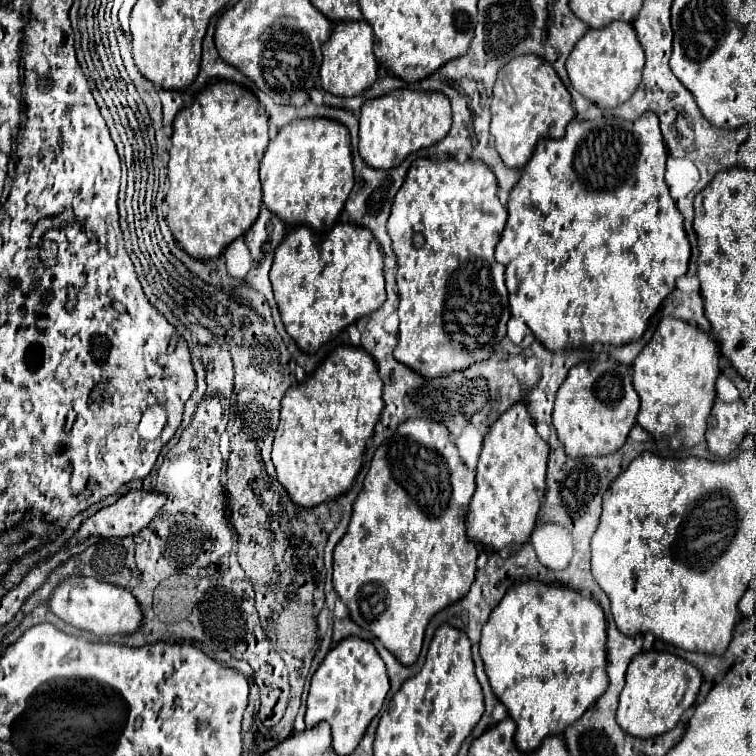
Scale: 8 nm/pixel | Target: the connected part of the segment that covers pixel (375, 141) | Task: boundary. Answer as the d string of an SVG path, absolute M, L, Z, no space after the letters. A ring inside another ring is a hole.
M397 89L389 95L367 101L359 119L359 155L369 167L393 169L409 153L441 141L451 127L449 99L435 91Z

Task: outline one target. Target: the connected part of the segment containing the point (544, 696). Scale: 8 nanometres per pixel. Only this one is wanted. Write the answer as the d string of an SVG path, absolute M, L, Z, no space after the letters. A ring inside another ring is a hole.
M525 581L505 593L485 623L481 637L481 659L485 663L485 673L493 693L497 693L497 699L507 707L509 717L517 723L515 745L521 753L537 749L545 737L561 735L567 725L577 721L597 701L597 697L605 693L609 687L609 677L605 673L605 641L605 613L591 597L583 597L569 587L545 585L541 581Z

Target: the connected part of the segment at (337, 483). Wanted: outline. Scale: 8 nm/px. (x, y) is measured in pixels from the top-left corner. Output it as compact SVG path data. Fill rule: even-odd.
M345 345L337 347L307 381L293 385L285 393L281 401L281 421L273 441L273 465L277 471L277 481L283 485L293 503L311 509L327 499L345 495L351 489L363 463L365 443L373 435L373 427L383 411L381 391L383 381L373 357L361 347Z

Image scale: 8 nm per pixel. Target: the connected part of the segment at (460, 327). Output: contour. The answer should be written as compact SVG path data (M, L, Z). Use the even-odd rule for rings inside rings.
M417 159L411 163L409 173L405 177L403 189L397 193L395 203L393 203L393 211L391 217L387 221L387 229L389 235L393 239L393 251L397 255L397 287L399 287L399 333L397 333L397 347L395 347L395 359L401 361L403 365L407 365L409 369L413 369L415 373L419 373L421 377L443 377L449 375L453 371L461 371L467 369L469 365L489 359L495 353L495 345L499 345L505 339L505 331L507 331L507 321L511 317L509 311L509 301L507 301L507 287L503 283L503 265L495 261L493 257L493 249L505 229L505 221L507 221L507 209L501 205L499 197L497 197L497 179L495 173L483 165L483 161L465 161L465 163L457 163L455 159L445 159L445 161L431 161L431 159ZM413 233L421 233L425 237L425 243L417 249L413 247Z

